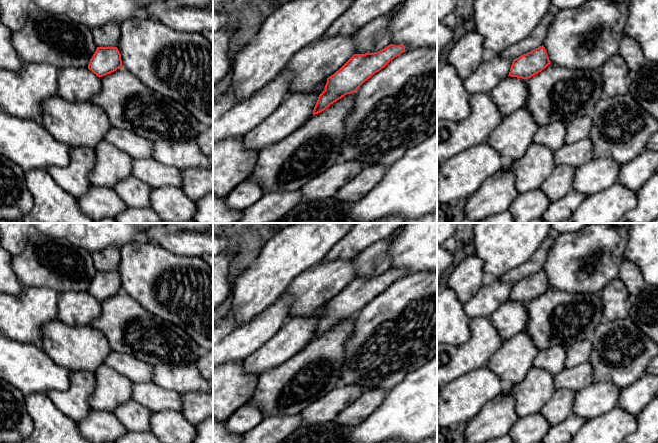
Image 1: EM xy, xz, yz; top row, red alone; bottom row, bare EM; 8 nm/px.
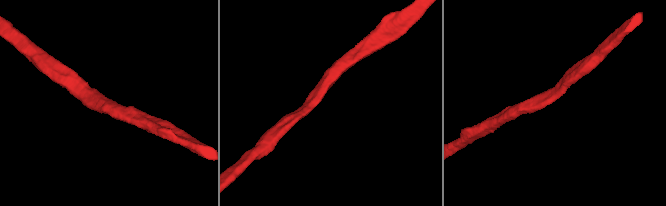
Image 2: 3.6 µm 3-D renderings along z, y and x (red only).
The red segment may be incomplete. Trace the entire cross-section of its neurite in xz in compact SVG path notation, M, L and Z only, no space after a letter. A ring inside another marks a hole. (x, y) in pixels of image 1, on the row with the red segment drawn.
M390 44L378 52L354 54L338 71L327 78L325 90L318 97L313 115L324 111L345 95L354 93L372 75L403 52L403 44Z

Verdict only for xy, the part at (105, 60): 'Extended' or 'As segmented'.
As segmented

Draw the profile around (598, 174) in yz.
M593 159L576 168L573 190L586 196L596 194L617 182L620 168L612 159Z

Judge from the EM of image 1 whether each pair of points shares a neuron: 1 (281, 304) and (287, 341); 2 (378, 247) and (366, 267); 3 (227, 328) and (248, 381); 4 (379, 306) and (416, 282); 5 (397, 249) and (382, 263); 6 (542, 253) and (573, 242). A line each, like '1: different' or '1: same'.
1: different
2: same
3: different
4: same
5: different
6: different

